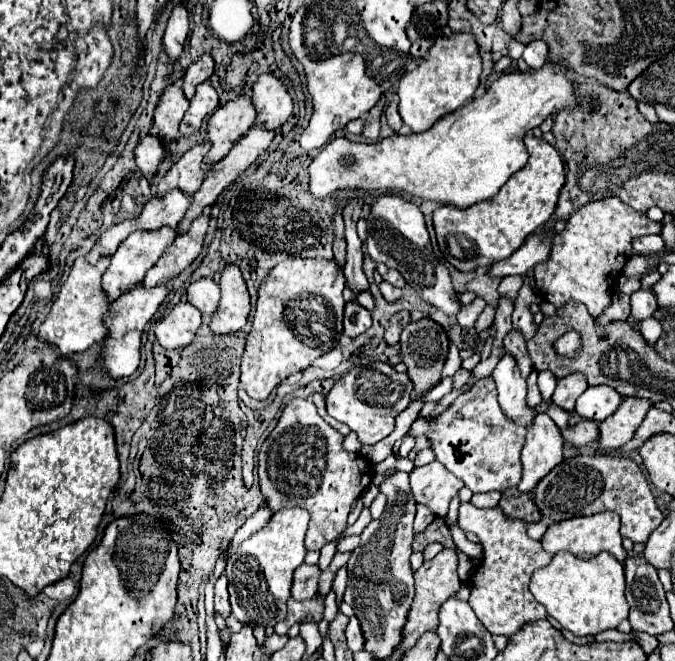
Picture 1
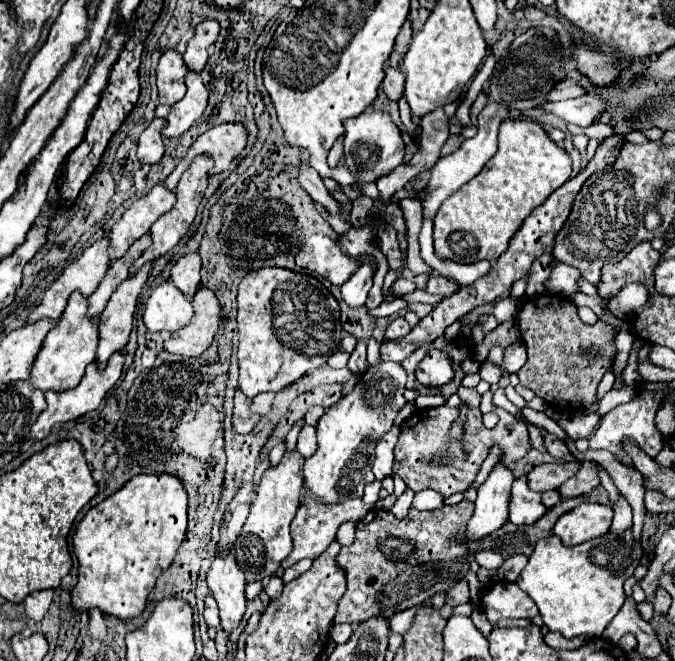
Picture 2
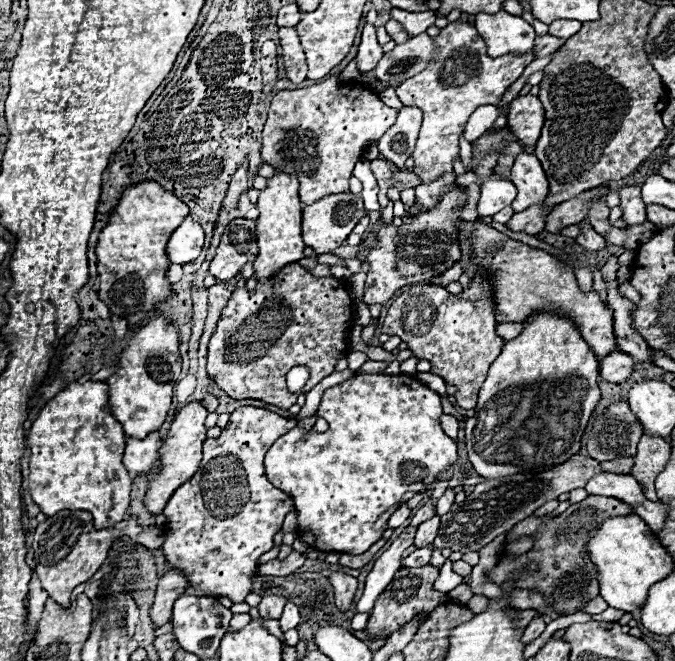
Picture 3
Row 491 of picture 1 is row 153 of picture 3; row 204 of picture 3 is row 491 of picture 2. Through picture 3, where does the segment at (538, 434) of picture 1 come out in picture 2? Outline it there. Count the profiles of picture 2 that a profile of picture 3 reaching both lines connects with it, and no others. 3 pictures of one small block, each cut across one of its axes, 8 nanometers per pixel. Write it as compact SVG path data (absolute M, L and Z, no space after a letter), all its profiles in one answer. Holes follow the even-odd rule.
M526 476L514 480L512 488L512 500L510 500L510 522L520 526L520 524L534 524L538 518L544 516L546 508L540 500L540 492L528 490Z

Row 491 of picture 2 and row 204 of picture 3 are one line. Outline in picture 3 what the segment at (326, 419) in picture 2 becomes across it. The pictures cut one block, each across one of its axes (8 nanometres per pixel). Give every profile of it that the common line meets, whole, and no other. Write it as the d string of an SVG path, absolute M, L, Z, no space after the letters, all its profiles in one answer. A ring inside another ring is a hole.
M350 192L324 196L324 198L316 200L314 204L304 206L304 210L302 210L302 238L304 238L304 244L314 248L316 254L328 254L334 248L344 244L348 234L354 230L354 226L366 214L368 214L368 210L362 206L362 200L356 198Z

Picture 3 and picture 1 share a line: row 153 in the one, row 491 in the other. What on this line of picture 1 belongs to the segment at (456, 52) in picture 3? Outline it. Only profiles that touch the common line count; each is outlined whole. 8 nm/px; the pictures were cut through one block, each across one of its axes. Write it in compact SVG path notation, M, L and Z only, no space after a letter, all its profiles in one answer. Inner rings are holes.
M434 460L410 472L410 486L418 504L430 508L434 516L444 518L448 514L452 498L460 492L464 484L452 472L448 472L444 464Z

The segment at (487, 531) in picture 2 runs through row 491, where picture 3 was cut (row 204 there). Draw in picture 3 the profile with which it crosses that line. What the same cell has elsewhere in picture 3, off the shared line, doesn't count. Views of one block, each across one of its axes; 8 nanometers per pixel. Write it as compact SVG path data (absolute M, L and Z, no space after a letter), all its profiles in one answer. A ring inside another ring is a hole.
M494 180L482 184L482 196L478 200L480 216L494 216L502 208L510 206L516 198L516 186L508 180Z

